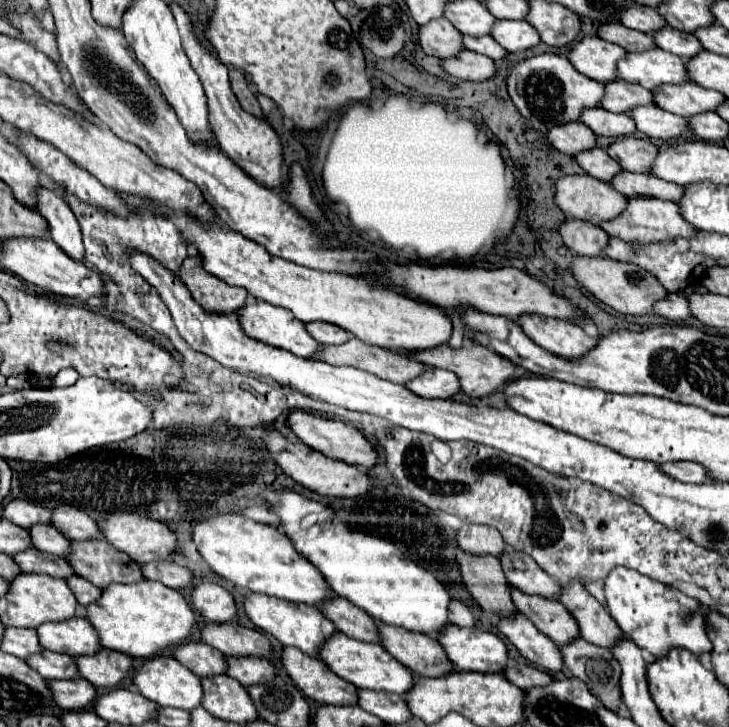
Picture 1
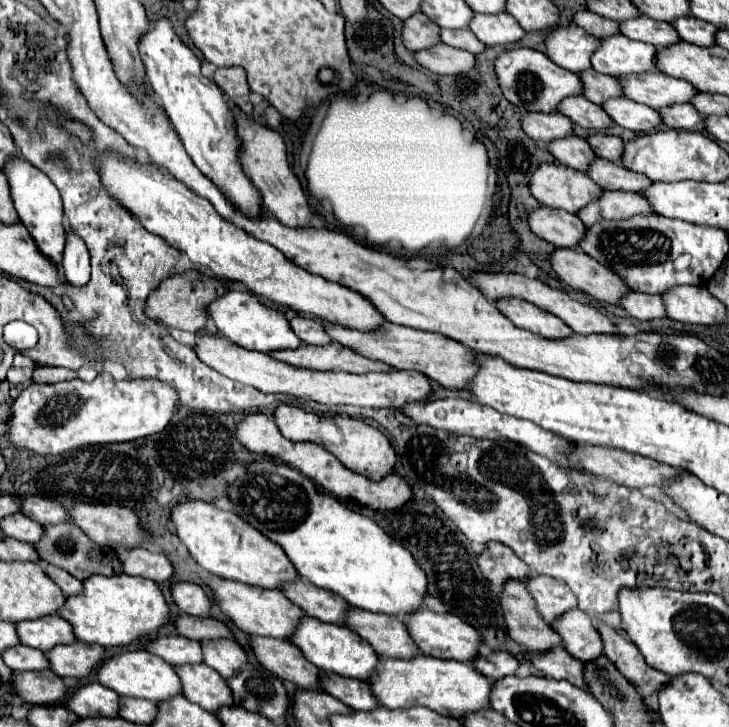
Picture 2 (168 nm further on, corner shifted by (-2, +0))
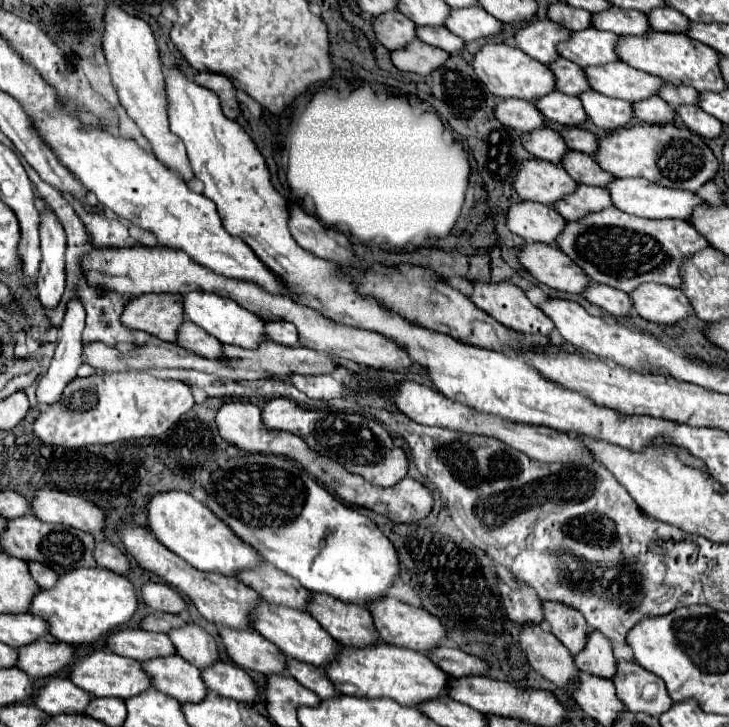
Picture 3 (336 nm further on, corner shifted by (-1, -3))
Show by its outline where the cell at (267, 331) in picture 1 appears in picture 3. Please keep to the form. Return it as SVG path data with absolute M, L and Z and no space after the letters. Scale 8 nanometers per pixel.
M191 291L191 293L183 295L183 311L185 311L185 317L191 317L191 321L195 325L203 327L209 335L217 337L221 343L251 349L255 345L255 341L265 339L263 337L263 325L265 323L259 317L253 317L253 313L249 313L247 309L243 309L241 305L237 305L235 301L231 301L227 297Z

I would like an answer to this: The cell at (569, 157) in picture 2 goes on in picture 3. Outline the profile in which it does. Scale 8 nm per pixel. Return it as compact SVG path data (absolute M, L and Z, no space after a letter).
M535 129L529 133L521 133L523 147L537 159L559 163L561 157L569 151L563 137L553 129Z

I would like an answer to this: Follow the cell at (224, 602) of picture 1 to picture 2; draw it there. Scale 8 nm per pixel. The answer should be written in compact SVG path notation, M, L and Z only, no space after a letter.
M188 582L174 584L172 598L182 612L192 614L192 616L208 616L210 608L212 608L210 596L198 584L188 584Z

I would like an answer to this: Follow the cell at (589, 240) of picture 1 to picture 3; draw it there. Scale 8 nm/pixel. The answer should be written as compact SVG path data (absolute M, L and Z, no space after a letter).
M521 201L511 203L507 211L507 227L511 233L533 243L555 243L555 237L563 231L565 219L555 213L553 207Z

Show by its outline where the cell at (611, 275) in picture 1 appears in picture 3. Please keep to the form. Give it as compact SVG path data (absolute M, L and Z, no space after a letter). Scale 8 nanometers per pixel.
M525 243L519 249L519 263L543 285L567 291L583 293L591 279L579 269L565 253L559 253L555 245Z

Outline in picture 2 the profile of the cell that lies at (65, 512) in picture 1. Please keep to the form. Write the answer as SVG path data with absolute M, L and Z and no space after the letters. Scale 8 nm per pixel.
M28 496L28 498L24 498L24 502L22 502L22 514L26 514L28 518L40 522L42 526L72 522L70 512L68 512L66 506L62 506L56 500L48 500L48 498L40 498L40 496Z

